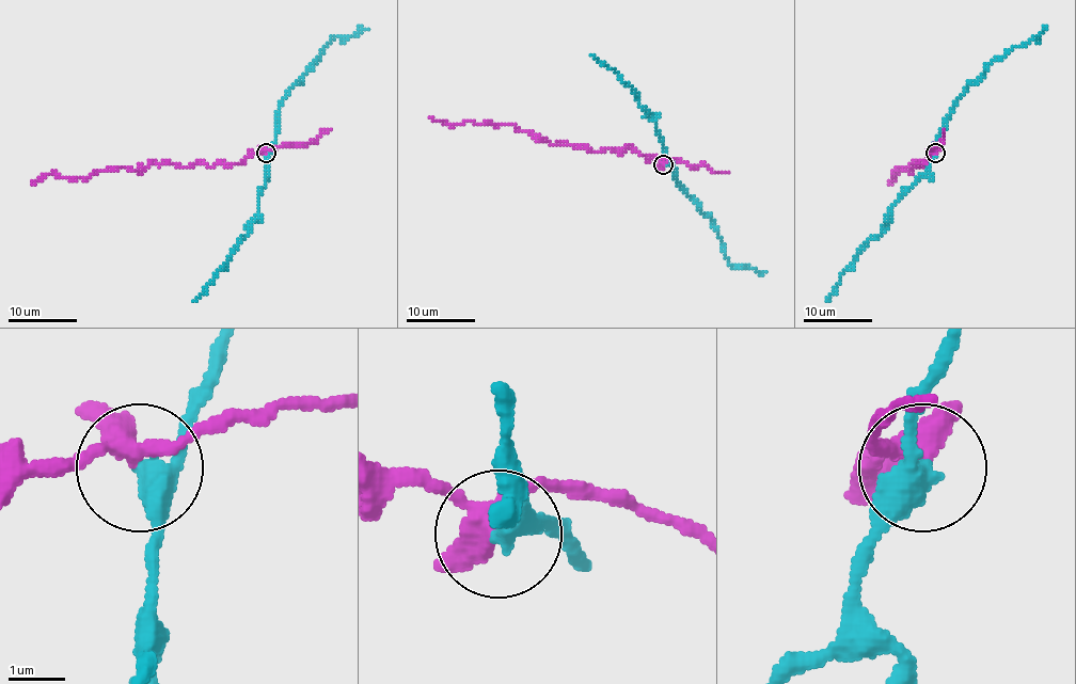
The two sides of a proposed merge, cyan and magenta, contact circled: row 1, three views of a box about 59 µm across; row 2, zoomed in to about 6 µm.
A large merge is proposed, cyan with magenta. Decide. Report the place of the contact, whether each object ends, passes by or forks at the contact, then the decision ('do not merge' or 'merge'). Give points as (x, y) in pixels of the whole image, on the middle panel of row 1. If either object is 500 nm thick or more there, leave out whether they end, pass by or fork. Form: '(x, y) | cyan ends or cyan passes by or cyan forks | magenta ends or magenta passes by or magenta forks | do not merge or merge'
(663, 164) | cyan passes by | magenta forks | do not merge

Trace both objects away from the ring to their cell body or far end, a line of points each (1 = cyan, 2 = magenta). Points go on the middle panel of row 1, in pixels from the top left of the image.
1: (664, 164), (669, 162), (674, 168), (678, 184), (713, 223), (726, 259), (734, 266), (765, 271)
2: (664, 164), (628, 145), (589, 153), (569, 144), (550, 144), (512, 125), (443, 123), (428, 116)

